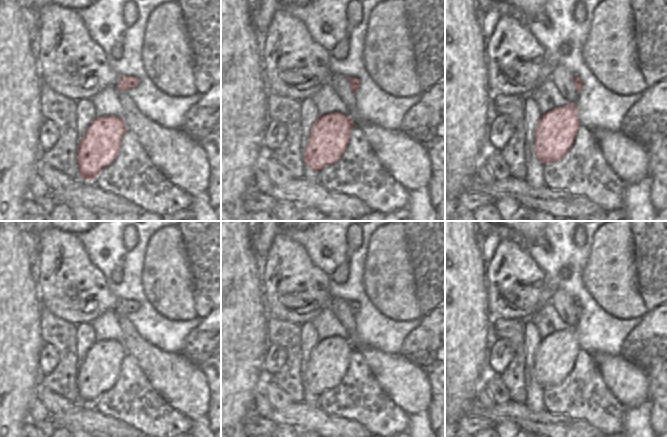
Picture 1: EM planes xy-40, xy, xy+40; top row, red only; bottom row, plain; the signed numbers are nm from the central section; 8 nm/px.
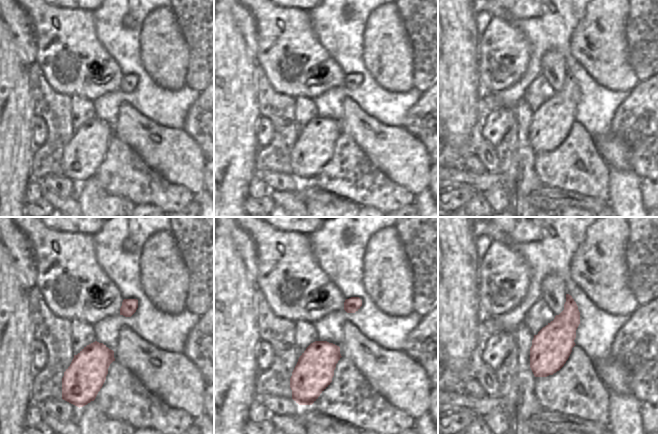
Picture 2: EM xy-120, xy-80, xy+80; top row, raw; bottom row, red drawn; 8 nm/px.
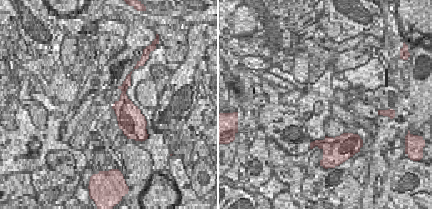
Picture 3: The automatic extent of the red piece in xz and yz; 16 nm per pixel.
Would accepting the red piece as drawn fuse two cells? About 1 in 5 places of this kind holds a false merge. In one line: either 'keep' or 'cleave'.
keep

